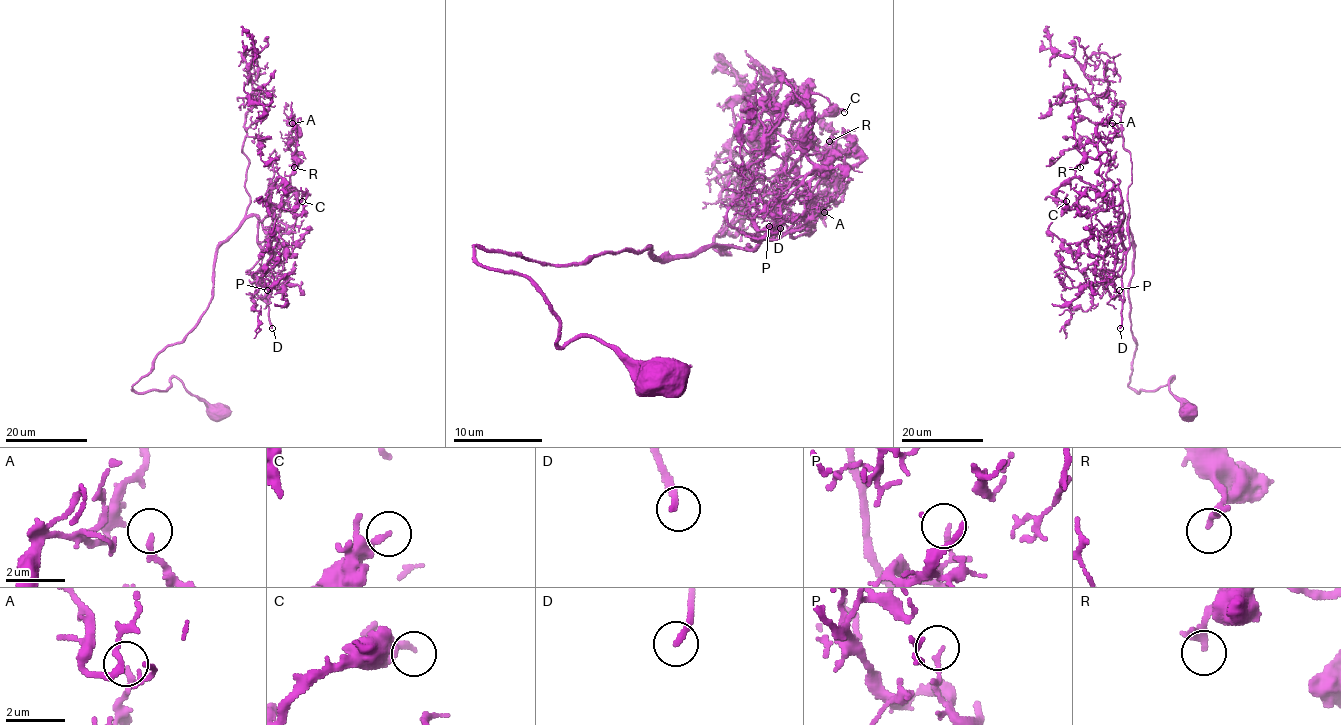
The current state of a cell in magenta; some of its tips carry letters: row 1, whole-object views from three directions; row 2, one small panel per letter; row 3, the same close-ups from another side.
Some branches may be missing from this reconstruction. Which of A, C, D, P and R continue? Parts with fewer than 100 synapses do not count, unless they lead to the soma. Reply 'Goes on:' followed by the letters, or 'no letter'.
Goes on: D

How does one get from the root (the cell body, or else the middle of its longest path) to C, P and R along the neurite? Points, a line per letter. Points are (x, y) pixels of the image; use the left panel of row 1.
C: (218, 413), (175, 377), (132, 386), (206, 309), (216, 249), (253, 215), (262, 248), (270, 208), (302, 201)
P: (218, 413), (175, 377), (132, 386), (198, 321), (216, 249), (253, 215), (267, 290)
R: (218, 413), (175, 377), (132, 386), (198, 321), (215, 251), (248, 217), (264, 246), (294, 167)

